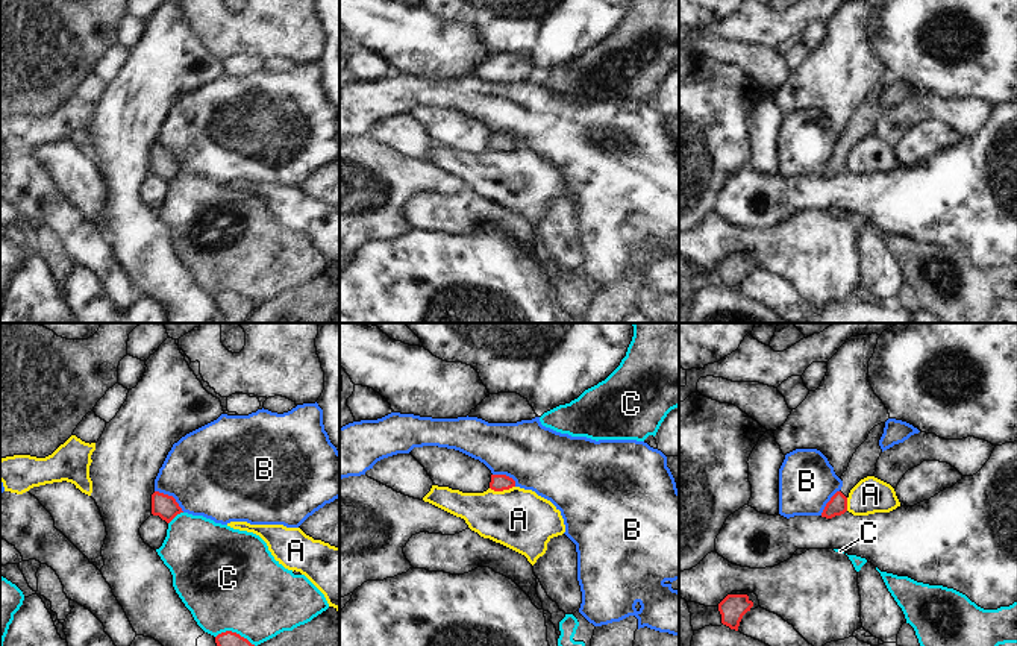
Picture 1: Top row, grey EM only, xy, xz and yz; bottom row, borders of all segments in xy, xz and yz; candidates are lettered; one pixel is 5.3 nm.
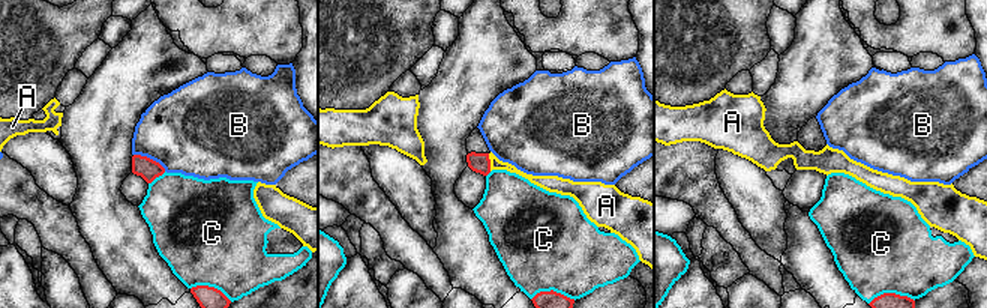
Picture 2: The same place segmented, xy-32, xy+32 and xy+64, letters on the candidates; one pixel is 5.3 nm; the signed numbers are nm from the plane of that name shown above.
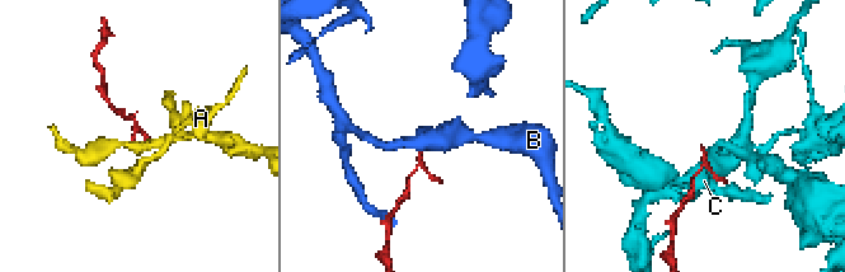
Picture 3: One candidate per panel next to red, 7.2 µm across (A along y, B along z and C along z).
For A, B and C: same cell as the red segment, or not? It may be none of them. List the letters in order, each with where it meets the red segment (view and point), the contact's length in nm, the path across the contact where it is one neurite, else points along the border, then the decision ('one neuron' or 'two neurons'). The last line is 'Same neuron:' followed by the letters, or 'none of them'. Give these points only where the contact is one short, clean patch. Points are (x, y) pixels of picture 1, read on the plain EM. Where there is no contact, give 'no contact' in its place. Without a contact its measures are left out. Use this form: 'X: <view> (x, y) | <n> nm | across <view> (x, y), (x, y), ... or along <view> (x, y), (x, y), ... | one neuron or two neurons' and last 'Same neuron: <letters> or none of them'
A: xz (502, 150) | 140 nm | along xz (514, 146), (505, 150), (490, 149) | two neurons
B: xy (172, 156) | 200 nm | along xy (155, 150), (170, 155), (184, 172) | two neurons
C: xy (235, 293) | 220 nm | two neurons
Same neuron: none of them

